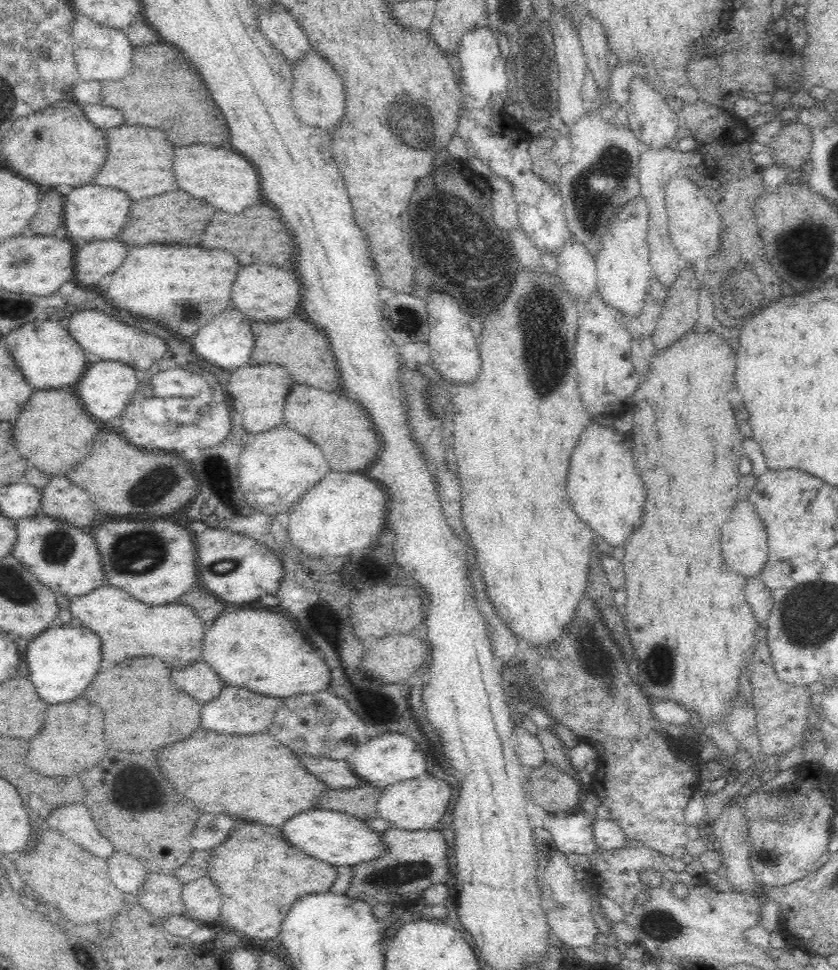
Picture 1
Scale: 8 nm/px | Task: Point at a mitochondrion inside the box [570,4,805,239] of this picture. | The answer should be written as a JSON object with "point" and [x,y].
{"point":[589,200]}

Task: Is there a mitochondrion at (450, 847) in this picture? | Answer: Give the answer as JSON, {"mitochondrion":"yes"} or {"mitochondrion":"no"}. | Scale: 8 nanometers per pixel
{"mitochondrion":"no"}

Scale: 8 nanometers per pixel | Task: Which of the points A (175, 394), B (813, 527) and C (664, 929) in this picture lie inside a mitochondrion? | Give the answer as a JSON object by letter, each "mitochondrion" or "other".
{"A":"other","B":"other","C":"mitochondrion"}

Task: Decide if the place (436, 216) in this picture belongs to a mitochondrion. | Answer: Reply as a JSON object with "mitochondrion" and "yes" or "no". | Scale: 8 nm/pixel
{"mitochondrion":"yes"}

